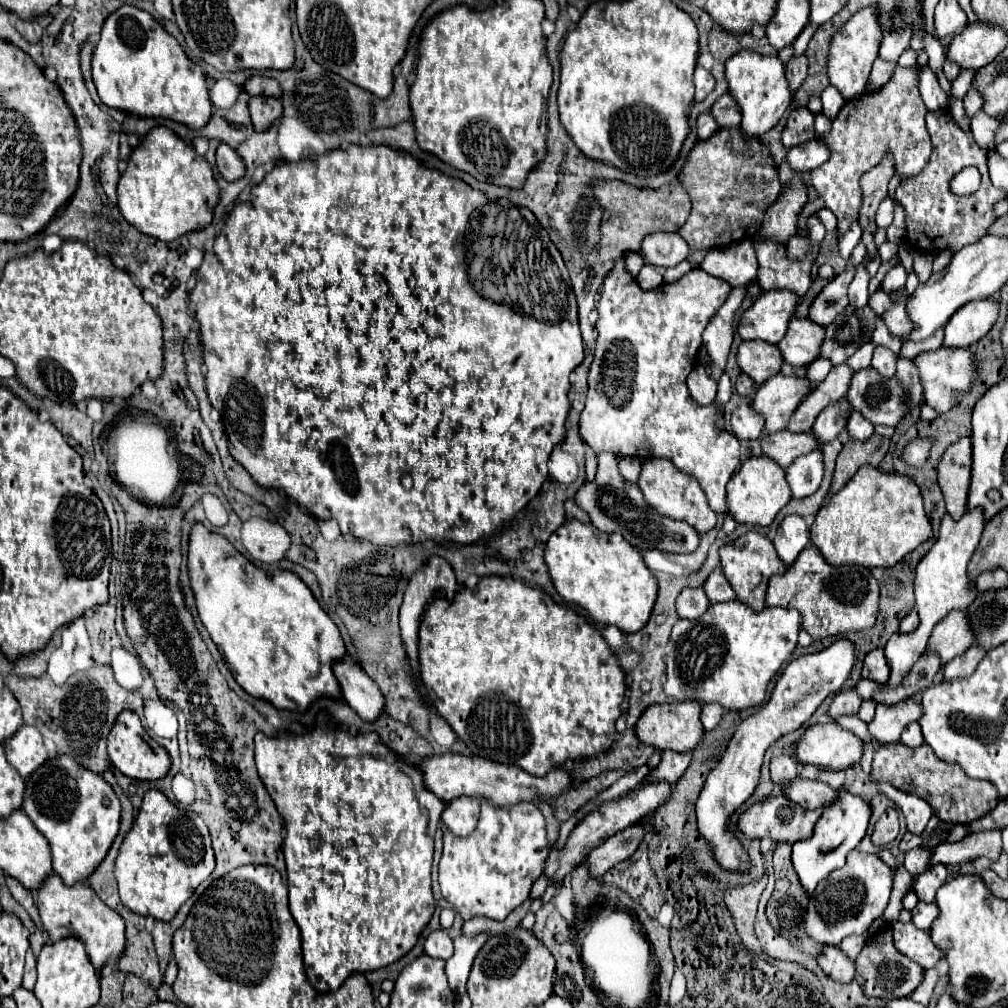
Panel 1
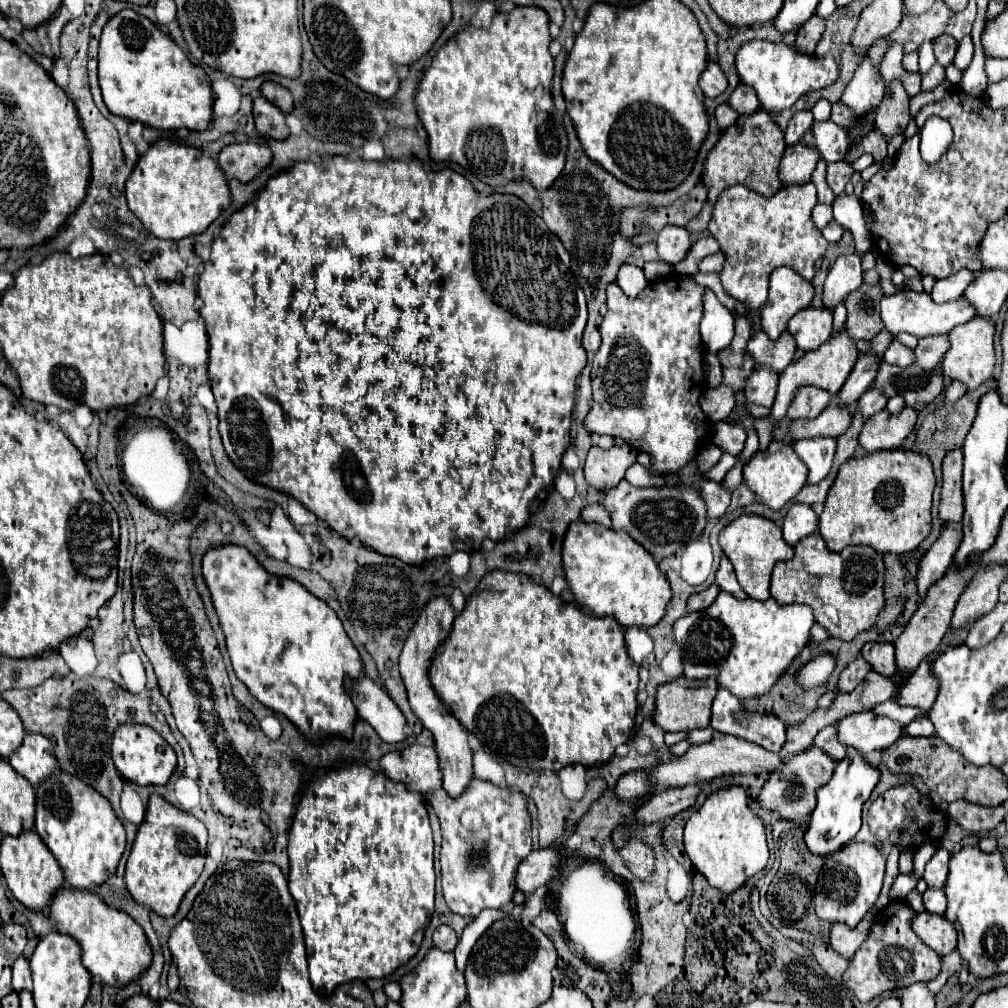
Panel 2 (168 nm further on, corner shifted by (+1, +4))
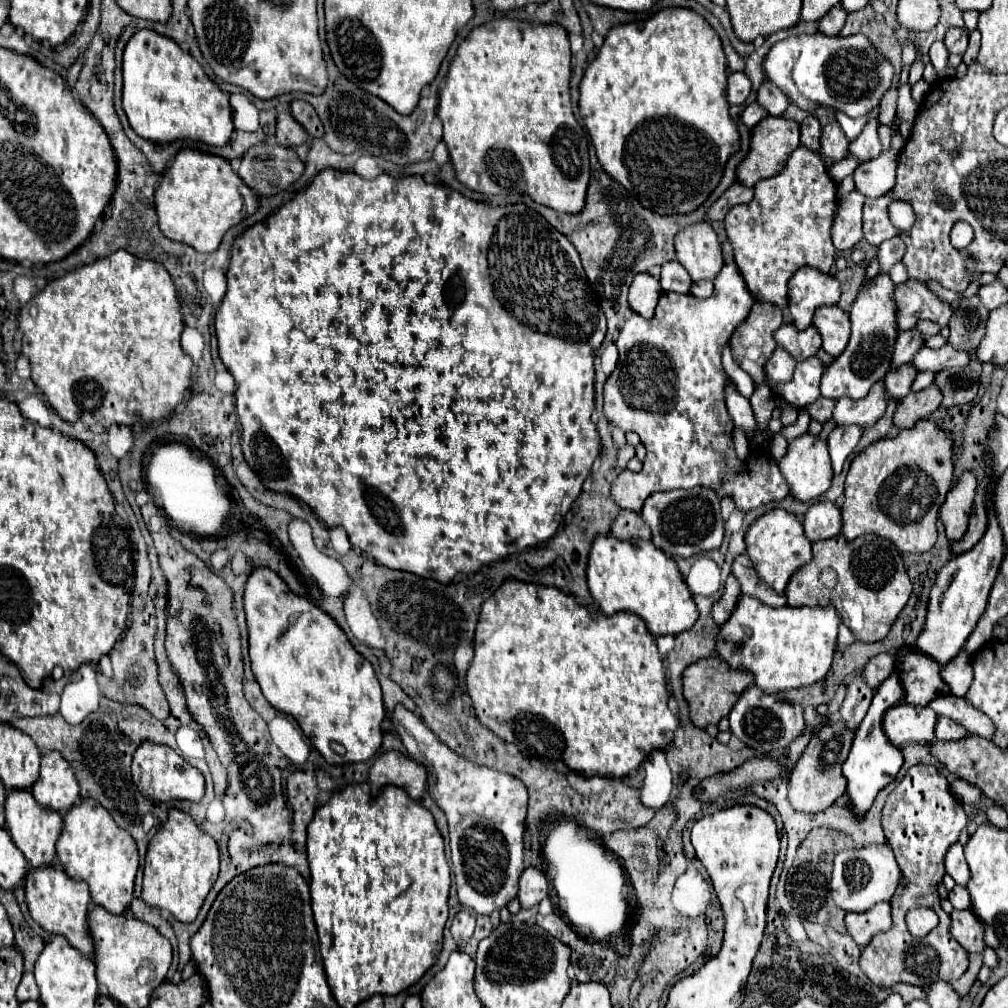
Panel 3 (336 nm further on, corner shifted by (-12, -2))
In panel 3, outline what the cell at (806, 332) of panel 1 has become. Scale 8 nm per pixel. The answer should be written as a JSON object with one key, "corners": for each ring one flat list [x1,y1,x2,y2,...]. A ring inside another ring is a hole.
{"corners":[[837,305,819,307,815,311,813,325,819,329,819,333,823,337,823,349,829,355,837,357,849,341,849,333,851,333,849,313,843,311,841,307,837,307]]}

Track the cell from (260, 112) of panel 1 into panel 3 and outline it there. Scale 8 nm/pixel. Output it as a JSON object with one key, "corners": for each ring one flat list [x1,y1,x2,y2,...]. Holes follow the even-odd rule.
{"corners":[[279,113,277,141,279,141,279,145,285,145,285,147,297,147,297,145,309,141,309,133,289,113]]}

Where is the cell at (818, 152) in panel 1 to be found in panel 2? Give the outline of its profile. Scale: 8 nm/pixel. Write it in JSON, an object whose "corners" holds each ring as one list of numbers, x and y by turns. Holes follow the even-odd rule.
{"corners":[[814,121,812,125,814,135,814,149,824,157,828,163,842,159,848,153,848,135,842,127,828,121]]}

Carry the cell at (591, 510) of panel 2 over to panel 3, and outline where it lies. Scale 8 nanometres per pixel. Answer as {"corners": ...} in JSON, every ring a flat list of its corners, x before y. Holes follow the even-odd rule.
{"corners":[[621,511,617,521,613,523,611,535,619,537,621,541,631,541,631,539,651,539,651,531,647,531,647,523,641,519,639,513,633,511]]}

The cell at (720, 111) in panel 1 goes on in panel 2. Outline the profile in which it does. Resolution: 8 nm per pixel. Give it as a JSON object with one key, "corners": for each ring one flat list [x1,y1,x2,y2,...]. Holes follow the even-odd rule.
{"corners":[[740,83,734,91,732,91,732,95,730,95,730,99,728,99,728,105,736,111,736,113,740,113,740,115,750,115,750,113,754,113,754,111,758,111,758,103,756,103,756,93,752,91,752,87,744,87,744,83]]}

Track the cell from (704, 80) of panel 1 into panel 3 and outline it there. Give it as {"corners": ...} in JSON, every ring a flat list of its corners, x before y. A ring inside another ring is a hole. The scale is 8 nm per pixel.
{"corners":[[729,73,727,81,727,101,731,105,741,105,751,93,751,81,745,73]]}

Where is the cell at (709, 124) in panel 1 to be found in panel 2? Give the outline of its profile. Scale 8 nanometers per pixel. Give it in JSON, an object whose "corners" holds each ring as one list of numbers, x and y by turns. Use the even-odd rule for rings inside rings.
{"corners":[[722,103,722,105,718,105,716,107,716,111,714,111,714,117,716,117,716,123,718,123,718,127,724,131,724,129,728,129,734,121,736,121,736,111,732,111,726,103]]}

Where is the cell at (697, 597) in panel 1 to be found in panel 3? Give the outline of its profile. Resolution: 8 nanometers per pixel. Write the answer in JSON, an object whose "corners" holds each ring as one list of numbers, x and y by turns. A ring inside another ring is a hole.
{"corners":[[729,575,727,583,725,583,723,597,717,601,717,605,713,605,713,619,717,625,723,625,731,617,737,601,739,601,739,595,741,595,739,581,733,575]]}

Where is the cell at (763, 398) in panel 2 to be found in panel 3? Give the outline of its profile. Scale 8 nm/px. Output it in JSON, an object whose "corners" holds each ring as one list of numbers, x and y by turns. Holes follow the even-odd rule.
{"corners":[[777,347,777,349,771,353,769,361,765,363,765,375,767,375,773,383,791,381,793,369,795,369,793,357,791,357,785,349,781,349,781,347]]}

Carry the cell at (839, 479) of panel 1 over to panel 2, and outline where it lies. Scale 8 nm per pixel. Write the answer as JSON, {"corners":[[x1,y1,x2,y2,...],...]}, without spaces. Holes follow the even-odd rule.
{"corners":[[904,407,904,411,898,417,880,411,880,415,874,415,864,423,858,435,858,447,862,447,868,453,898,449,912,431,914,423,916,411,912,411,910,407]]}

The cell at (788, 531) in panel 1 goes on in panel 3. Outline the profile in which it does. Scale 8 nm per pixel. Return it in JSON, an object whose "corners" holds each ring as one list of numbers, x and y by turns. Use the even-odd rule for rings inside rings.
{"corners":[[833,501,813,503,803,519,803,527,811,543,839,535,841,525,841,509]]}

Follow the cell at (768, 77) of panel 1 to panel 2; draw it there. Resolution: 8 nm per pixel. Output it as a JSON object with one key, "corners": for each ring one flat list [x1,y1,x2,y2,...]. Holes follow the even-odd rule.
{"corners":[[750,41,744,43,736,55,736,71,744,85,752,85,760,107,770,113,774,109,790,109,802,95,808,91,822,89,836,81,838,71,832,59,812,59,812,55,804,55,796,51,796,47,782,45,782,43,768,43,768,41]]}

